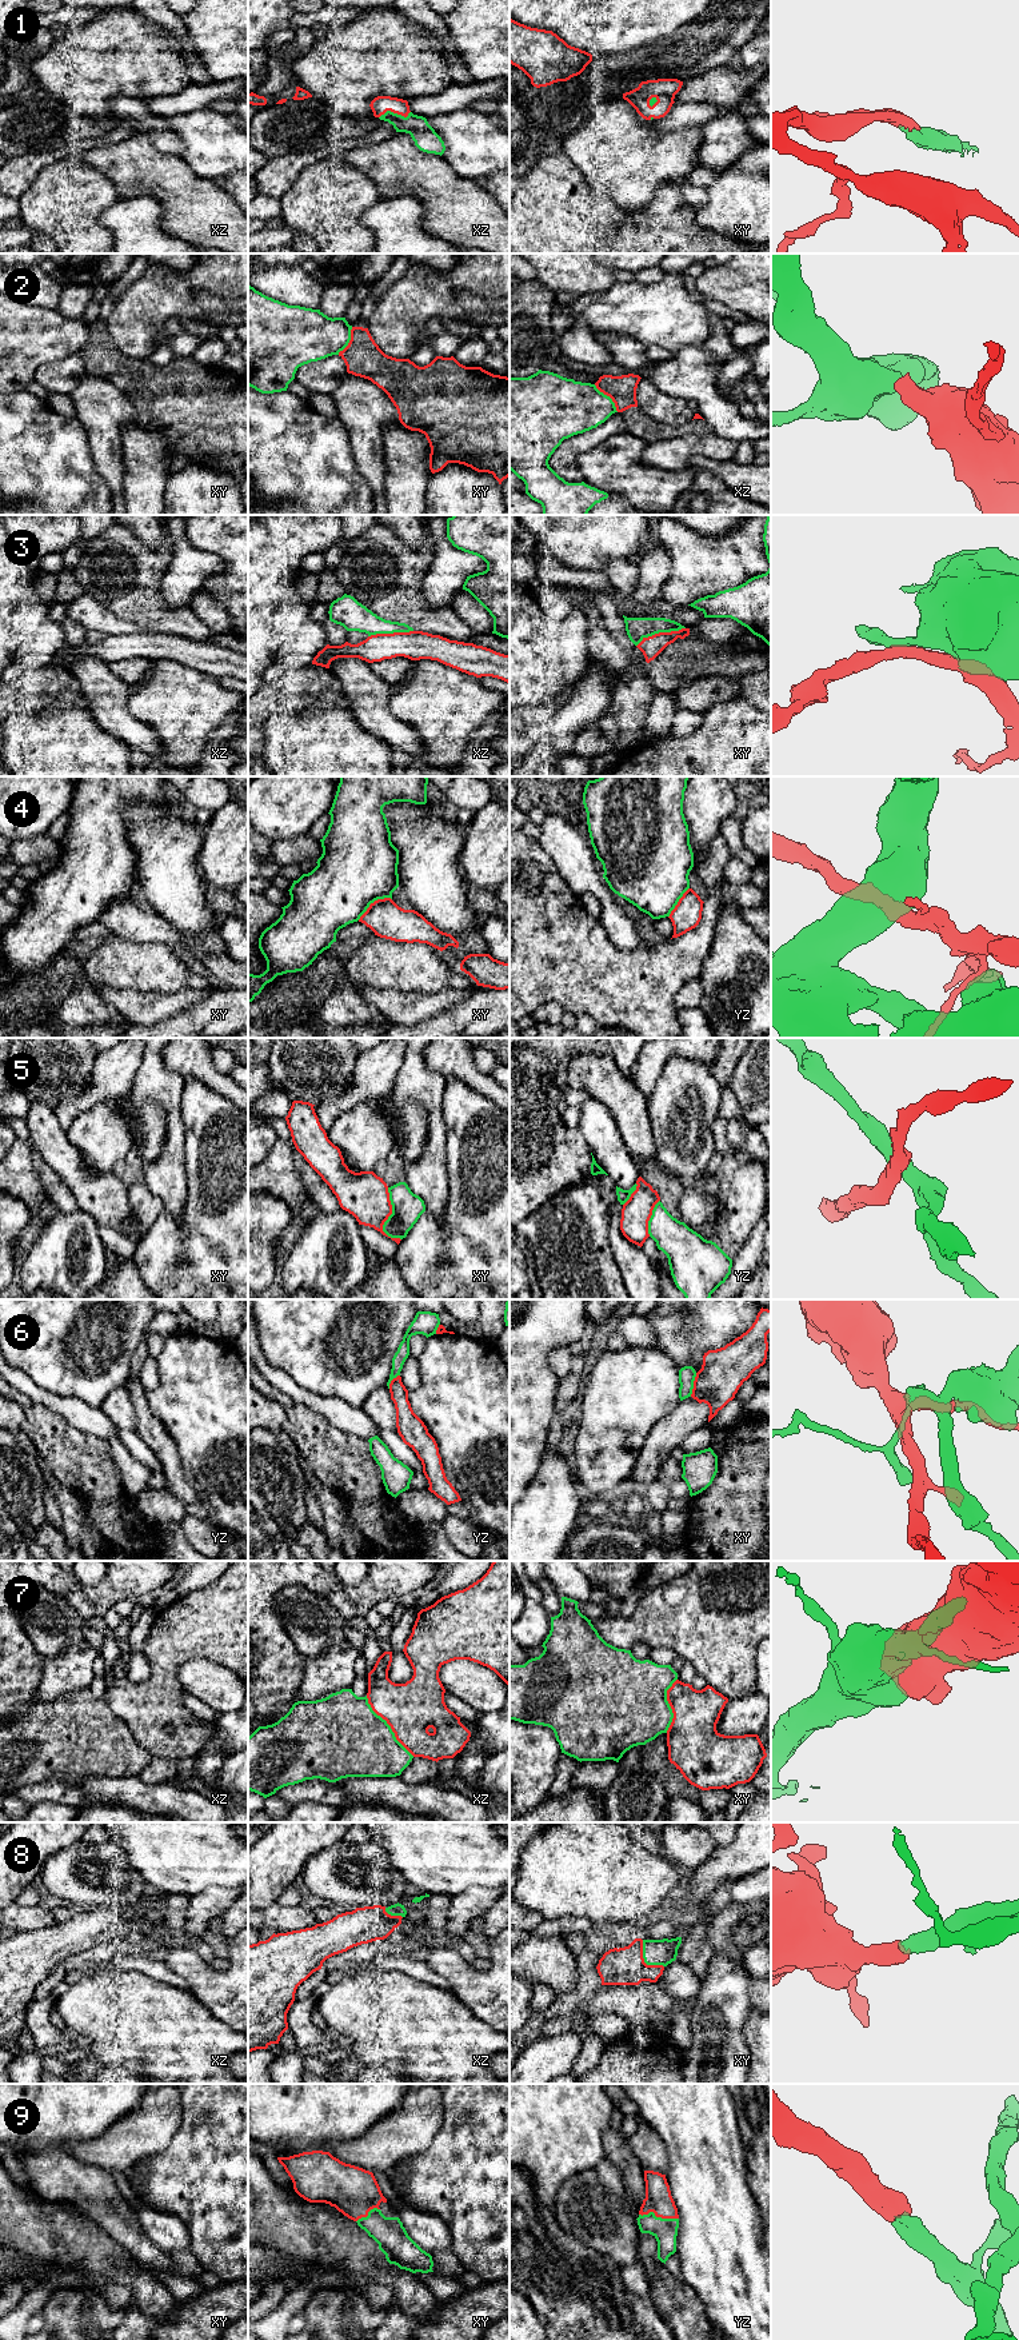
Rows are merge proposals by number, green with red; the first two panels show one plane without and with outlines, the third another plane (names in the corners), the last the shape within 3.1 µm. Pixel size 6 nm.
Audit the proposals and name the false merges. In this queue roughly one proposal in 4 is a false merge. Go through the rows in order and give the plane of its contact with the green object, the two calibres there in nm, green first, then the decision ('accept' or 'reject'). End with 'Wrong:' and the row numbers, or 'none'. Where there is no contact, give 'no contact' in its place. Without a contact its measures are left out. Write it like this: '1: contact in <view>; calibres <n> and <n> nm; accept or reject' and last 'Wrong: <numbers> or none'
1: contact in xz; calibres 150 and 110 nm; accept
2: contact in xz; calibres 320 and 170 nm; reject
3: contact in xy; calibres 130 and 120 nm; reject
4: contact in xy; calibres 460 and 220 nm; accept
5: contact in xy; calibres 190 and 280 nm; reject
6: contact in xy; calibres 100 and 280 nm; reject
7: contact in xz; calibres 440 and 320 nm; accept
8: contact in xy; calibres 160 and 220 nm; accept
9: contact in yz; calibres 140 and 160 nm; accept
Wrong: 2, 3, 5, 6

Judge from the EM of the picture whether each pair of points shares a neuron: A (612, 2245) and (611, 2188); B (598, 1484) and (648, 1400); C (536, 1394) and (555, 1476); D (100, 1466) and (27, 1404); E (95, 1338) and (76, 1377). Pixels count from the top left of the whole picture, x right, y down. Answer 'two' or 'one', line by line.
A: one
B: one
C: two
D: one
E: one

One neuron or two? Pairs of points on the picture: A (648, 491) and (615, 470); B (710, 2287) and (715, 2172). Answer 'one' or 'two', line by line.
A: one
B: one

